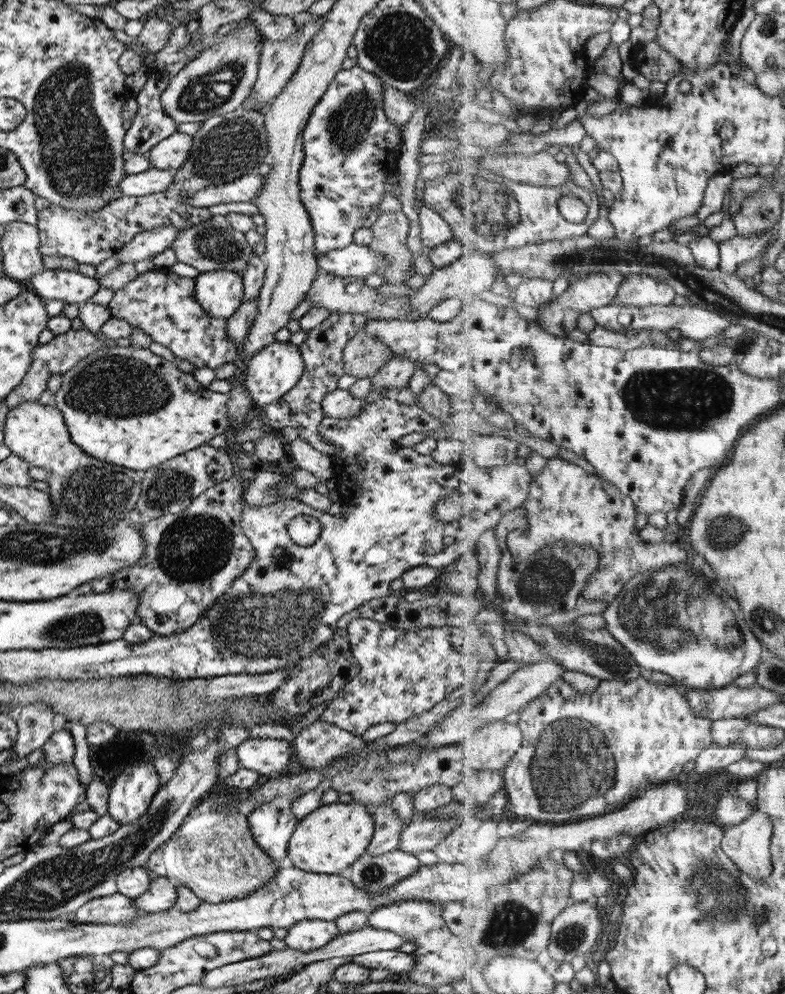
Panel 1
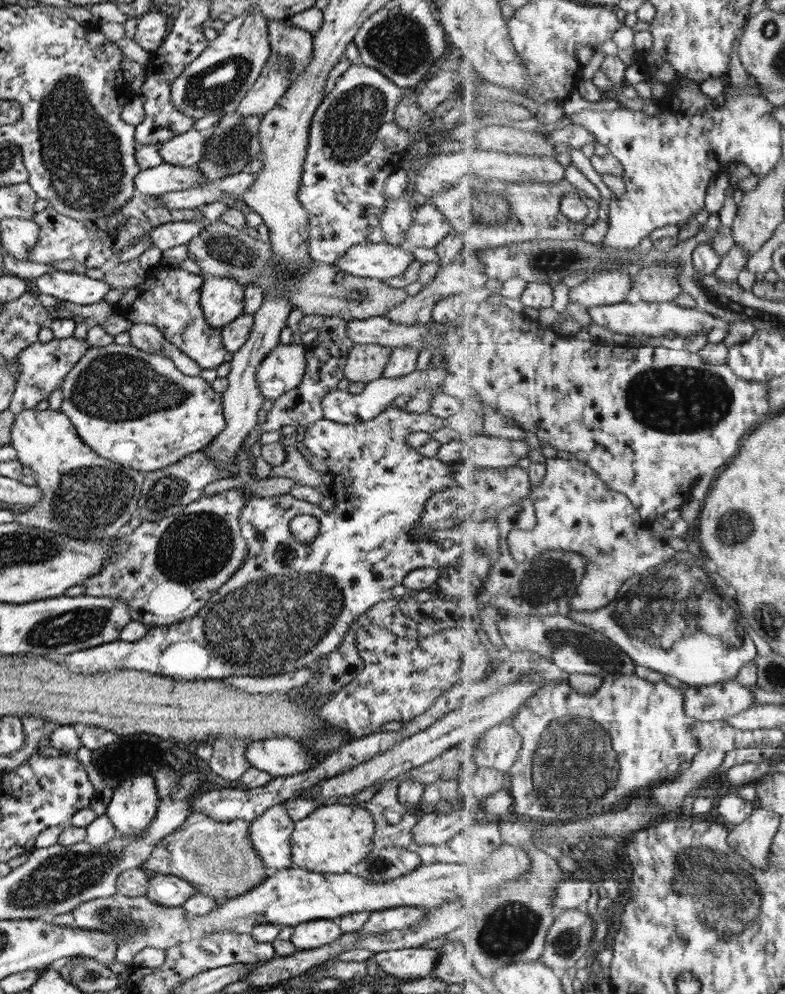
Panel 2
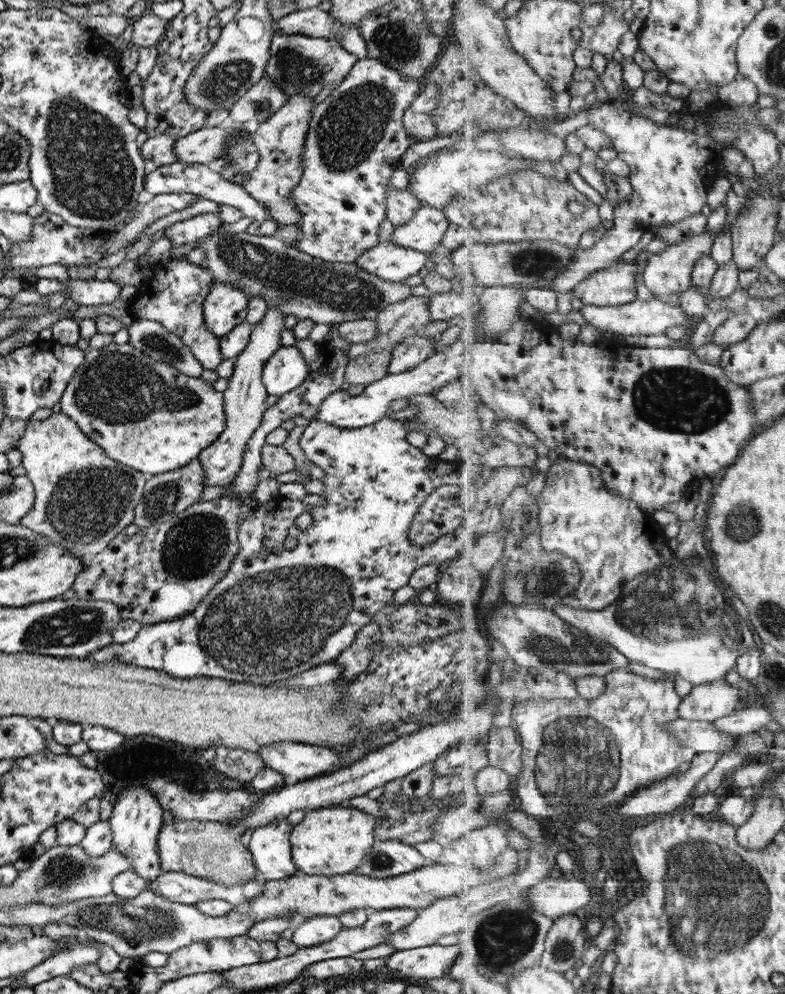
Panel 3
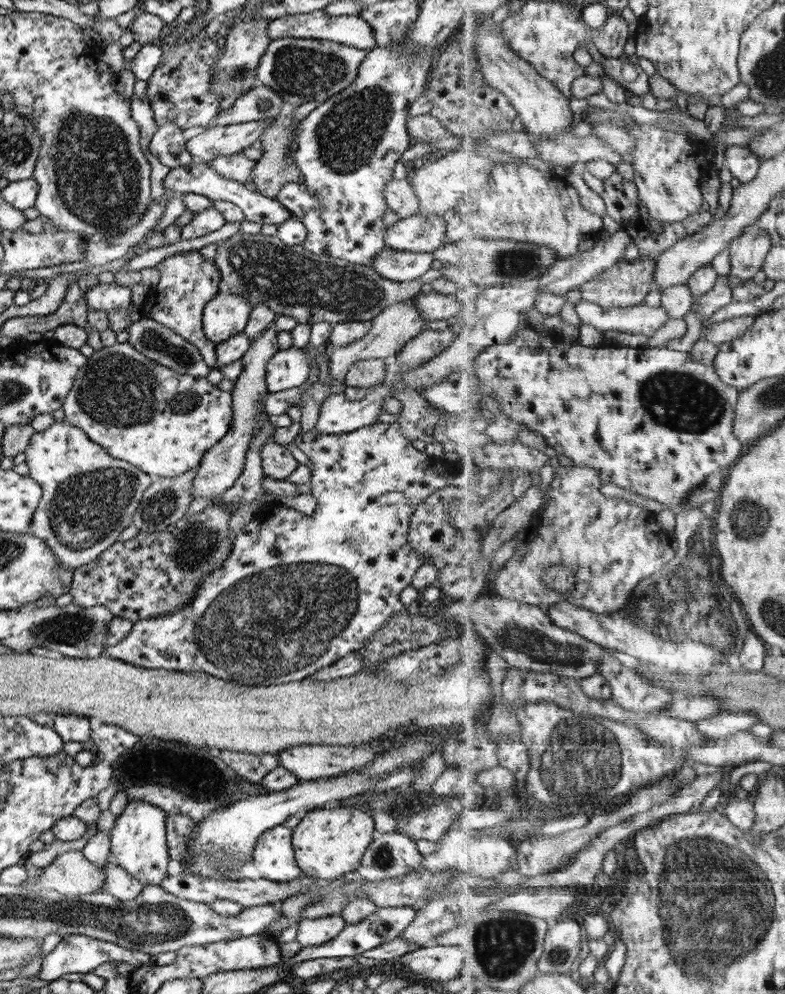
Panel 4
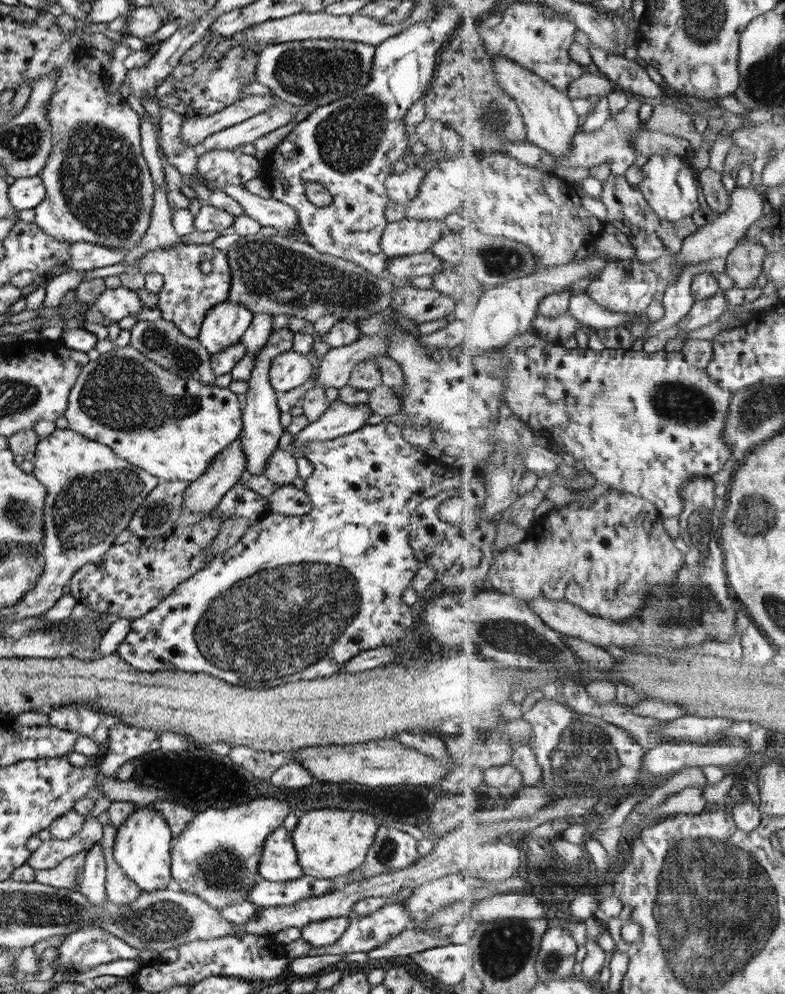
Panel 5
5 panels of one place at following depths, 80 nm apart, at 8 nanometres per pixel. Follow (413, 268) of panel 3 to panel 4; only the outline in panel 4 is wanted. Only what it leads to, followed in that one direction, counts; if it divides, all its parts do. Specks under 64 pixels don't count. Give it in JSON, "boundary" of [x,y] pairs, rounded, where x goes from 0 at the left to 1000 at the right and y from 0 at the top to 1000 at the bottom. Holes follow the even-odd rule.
{"boundary":[[[490,247],[484,254],[475,260],[474,272],[483,279],[507,285],[532,281],[553,262],[549,255],[507,253]]]}

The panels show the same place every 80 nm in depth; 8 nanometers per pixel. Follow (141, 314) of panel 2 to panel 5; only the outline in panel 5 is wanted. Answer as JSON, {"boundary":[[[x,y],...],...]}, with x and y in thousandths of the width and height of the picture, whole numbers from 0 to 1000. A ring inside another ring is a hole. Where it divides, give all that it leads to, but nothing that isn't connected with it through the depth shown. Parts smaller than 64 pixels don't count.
{"boundary":[[[222,243],[214,248],[189,252],[173,265],[173,272],[181,277],[199,275],[205,278],[208,286],[199,295],[204,320],[222,326],[238,340],[250,341],[262,314],[290,300],[294,275],[289,259],[285,252],[278,253],[266,245]]]}

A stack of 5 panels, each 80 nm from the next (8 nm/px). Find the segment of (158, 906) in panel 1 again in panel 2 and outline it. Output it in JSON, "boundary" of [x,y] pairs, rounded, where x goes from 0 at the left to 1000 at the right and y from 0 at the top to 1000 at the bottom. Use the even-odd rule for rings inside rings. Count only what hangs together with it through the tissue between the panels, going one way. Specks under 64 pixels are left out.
{"boundary":[[[191,880],[187,896],[183,899],[192,907],[218,913],[232,911],[238,902],[246,899],[256,900],[256,897],[228,881]]]}

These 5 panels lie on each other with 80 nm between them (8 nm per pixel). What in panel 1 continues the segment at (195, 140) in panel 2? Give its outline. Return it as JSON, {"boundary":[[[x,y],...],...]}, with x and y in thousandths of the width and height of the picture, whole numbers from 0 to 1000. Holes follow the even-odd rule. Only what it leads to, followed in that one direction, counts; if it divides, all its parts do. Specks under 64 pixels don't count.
{"boundary":[[[228,134],[203,141],[187,154],[192,170],[220,173],[228,170],[228,167],[233,167],[233,163],[238,163],[243,143],[246,143],[243,137]]]}

